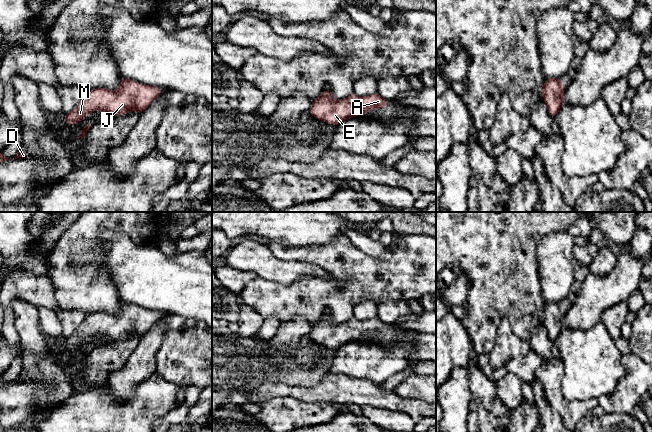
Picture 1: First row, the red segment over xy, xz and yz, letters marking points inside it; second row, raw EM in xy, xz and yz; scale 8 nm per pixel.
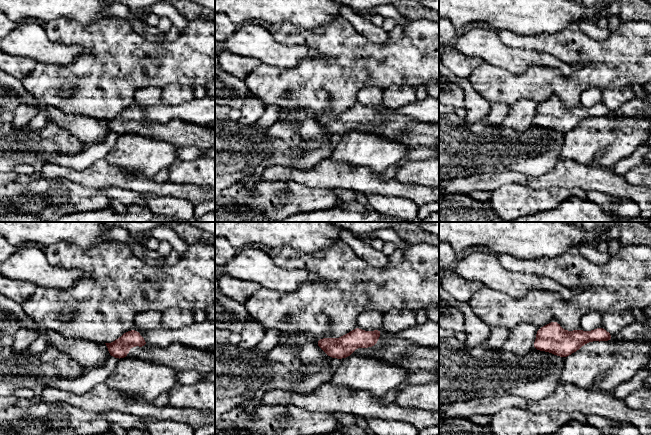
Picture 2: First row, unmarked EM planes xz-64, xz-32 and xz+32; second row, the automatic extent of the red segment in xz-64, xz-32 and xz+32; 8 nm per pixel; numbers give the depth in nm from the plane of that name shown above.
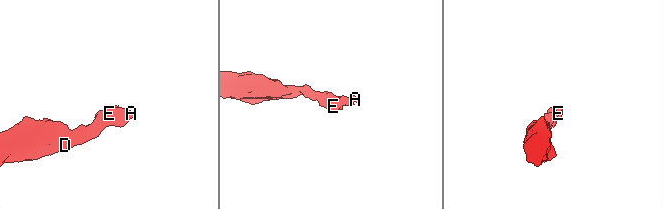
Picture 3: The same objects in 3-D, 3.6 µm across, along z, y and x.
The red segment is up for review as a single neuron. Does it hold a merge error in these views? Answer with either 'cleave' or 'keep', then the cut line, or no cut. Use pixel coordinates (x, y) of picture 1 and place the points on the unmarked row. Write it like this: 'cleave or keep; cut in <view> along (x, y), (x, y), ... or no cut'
keep; no cut

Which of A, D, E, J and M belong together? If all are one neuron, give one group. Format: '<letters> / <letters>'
A D E J M

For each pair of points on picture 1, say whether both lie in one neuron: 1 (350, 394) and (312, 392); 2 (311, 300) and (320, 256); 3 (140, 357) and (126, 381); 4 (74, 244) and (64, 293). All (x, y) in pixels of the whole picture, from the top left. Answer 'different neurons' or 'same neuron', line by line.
1: same neuron
2: same neuron
3: same neuron
4: same neuron

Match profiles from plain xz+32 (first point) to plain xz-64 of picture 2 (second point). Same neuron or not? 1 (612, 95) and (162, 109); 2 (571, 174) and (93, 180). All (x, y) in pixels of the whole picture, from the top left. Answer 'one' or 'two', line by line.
1: two
2: one

